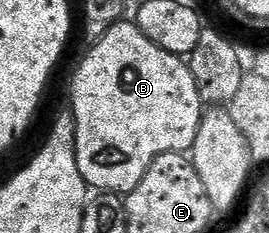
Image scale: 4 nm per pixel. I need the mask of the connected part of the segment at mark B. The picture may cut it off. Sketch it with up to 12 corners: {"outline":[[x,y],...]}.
{"outline":[[112,25],[70,87],[87,188],[193,148],[189,62]]}

